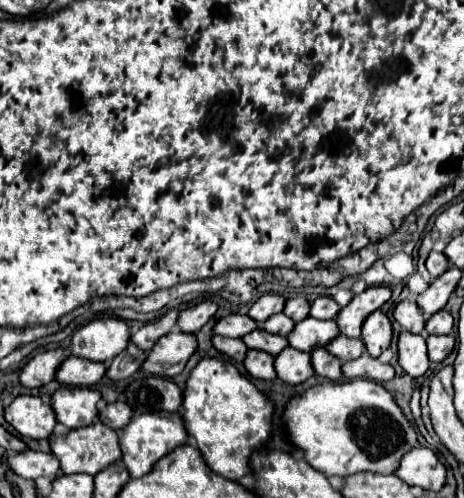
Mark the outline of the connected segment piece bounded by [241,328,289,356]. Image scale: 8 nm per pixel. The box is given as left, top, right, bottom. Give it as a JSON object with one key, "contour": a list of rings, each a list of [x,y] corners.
{"contour":[[[257,328],[257,330],[249,332],[249,334],[245,334],[241,340],[245,342],[247,348],[263,350],[263,352],[267,352],[267,354],[271,354],[271,356],[277,356],[277,354],[289,344],[287,338],[283,338],[283,336],[275,336],[275,334],[269,334],[269,332],[265,332],[263,328]]]}

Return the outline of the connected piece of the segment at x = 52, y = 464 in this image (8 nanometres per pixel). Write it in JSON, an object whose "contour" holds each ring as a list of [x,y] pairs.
{"contour":[[[35,450],[19,452],[15,456],[9,456],[7,464],[21,478],[37,480],[37,478],[45,476],[49,480],[55,480],[55,478],[61,476],[59,460],[55,456],[51,456],[51,454],[45,454],[45,452],[35,452]]]}

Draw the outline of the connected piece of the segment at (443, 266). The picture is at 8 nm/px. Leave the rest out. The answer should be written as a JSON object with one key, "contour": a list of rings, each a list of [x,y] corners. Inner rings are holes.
{"contour":[[[431,252],[429,258],[427,258],[427,270],[433,278],[441,276],[445,270],[447,270],[447,258],[441,254],[441,252]]]}

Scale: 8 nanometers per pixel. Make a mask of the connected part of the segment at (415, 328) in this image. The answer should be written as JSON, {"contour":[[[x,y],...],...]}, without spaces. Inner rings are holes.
{"contour":[[[401,300],[393,310],[393,318],[401,324],[401,328],[405,328],[409,332],[415,332],[415,334],[423,332],[425,318],[413,300]]]}

